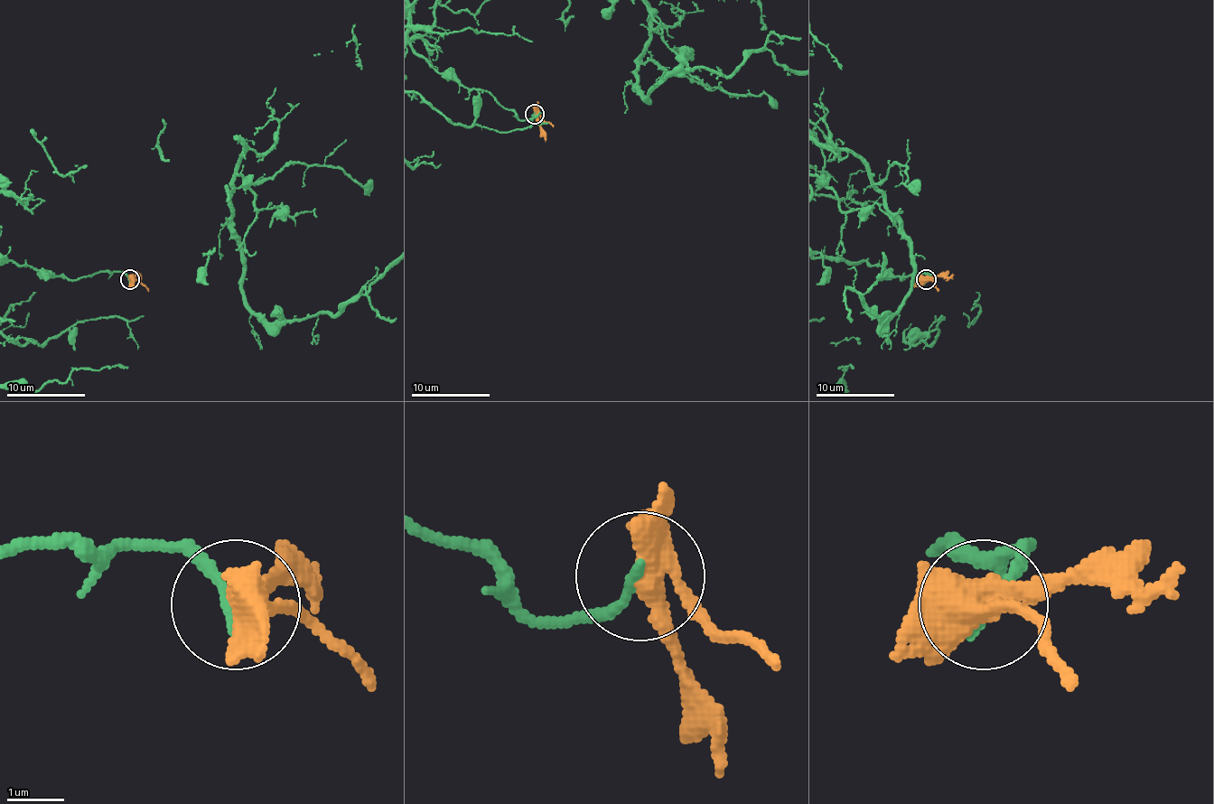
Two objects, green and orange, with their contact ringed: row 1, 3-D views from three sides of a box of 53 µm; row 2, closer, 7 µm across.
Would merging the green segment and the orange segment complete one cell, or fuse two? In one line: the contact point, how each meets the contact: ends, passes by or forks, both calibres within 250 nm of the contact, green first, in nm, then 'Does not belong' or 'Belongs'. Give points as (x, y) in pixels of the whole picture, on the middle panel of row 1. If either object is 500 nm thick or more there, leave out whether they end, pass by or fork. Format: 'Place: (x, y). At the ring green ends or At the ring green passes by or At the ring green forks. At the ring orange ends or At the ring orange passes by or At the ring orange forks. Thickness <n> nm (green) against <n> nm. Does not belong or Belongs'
Place: (535, 114). At the ring green ends. At the ring orange forks. Thickness 200 nm (green) against 440 nm. Does not belong

